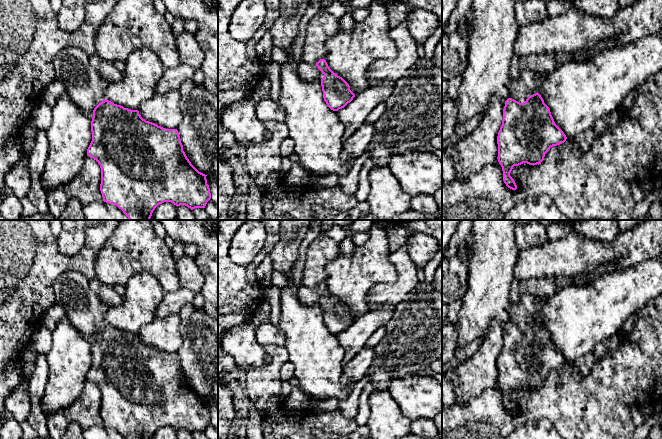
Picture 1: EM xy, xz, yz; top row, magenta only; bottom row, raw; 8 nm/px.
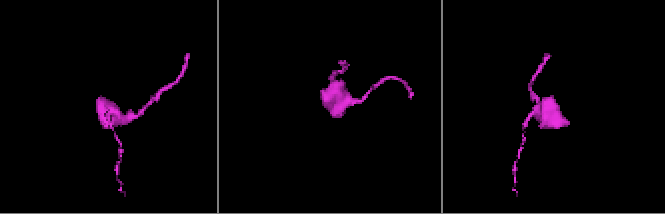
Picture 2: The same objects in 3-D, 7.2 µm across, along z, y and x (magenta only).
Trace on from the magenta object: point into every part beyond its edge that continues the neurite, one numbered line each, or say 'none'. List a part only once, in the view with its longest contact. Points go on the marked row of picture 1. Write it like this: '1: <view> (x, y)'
1: yz (528, 83)

